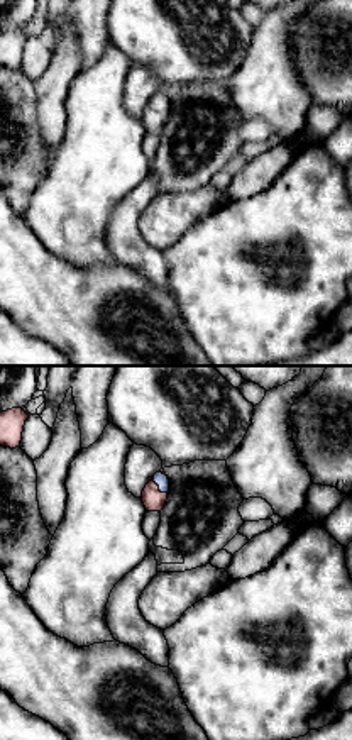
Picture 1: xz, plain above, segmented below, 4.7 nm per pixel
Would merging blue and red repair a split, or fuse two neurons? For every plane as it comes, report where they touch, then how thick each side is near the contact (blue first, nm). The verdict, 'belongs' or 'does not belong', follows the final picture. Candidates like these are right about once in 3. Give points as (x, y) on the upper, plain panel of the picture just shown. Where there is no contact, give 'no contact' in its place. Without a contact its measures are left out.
(158, 105) | 70/100 nm

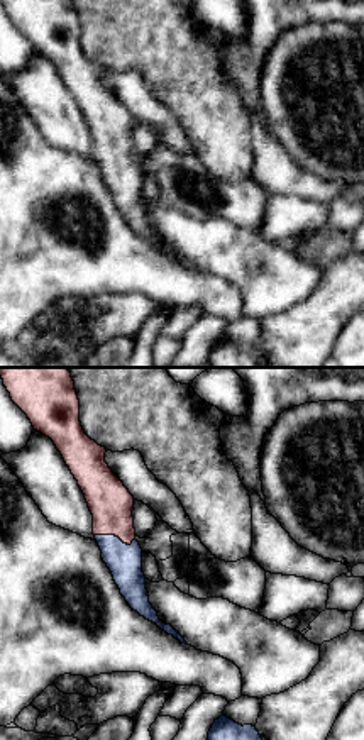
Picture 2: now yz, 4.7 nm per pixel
(114, 156) | 160/200 nm

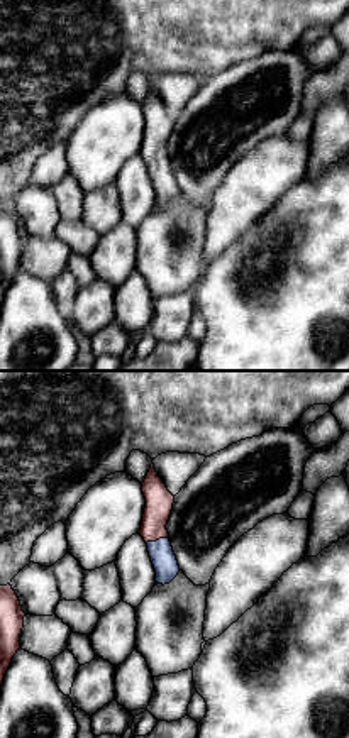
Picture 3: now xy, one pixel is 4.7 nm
(156, 161) | 120/130 nm

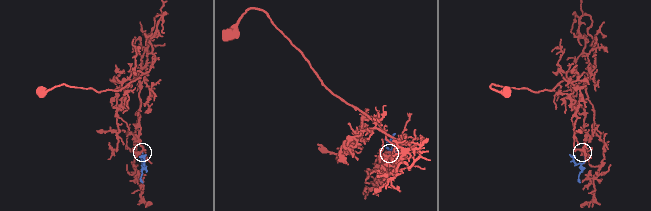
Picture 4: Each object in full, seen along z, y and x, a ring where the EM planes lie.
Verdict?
belongs

